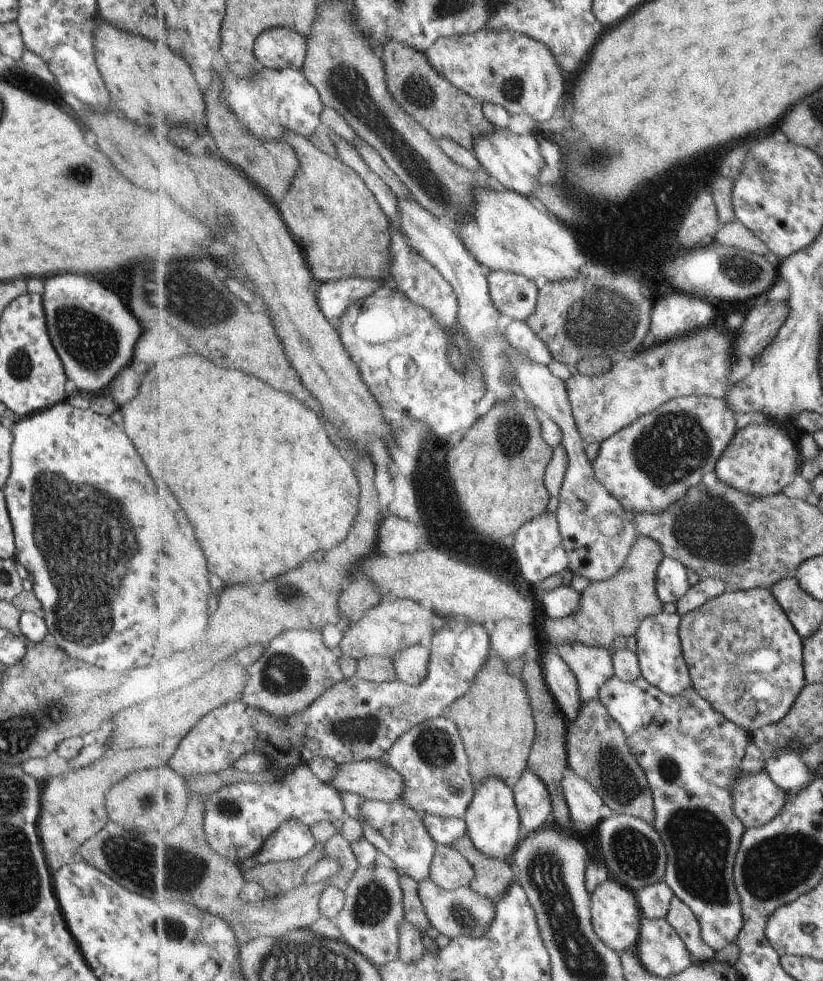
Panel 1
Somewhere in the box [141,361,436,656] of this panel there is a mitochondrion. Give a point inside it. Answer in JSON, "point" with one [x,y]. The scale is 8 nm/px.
{"point":[286,594]}

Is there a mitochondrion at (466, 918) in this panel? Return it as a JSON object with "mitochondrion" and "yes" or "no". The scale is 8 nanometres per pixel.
{"mitochondrion":"yes"}

